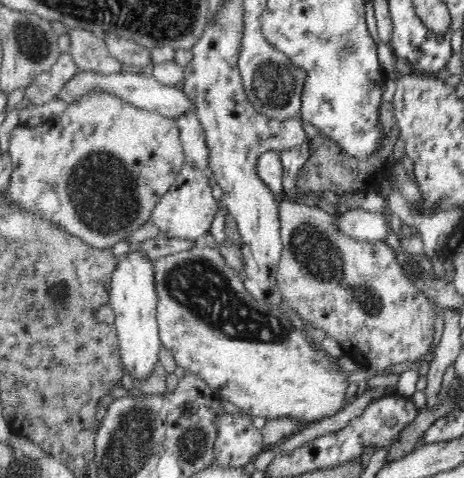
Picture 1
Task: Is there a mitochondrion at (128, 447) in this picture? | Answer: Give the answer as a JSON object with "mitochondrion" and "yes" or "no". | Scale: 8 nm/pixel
{"mitochondrion":"yes"}

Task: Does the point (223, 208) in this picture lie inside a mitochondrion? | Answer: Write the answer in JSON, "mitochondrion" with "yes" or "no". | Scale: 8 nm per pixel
{"mitochondrion":"no"}

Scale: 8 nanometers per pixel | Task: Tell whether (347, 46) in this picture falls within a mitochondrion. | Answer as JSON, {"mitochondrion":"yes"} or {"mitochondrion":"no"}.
{"mitochondrion":"yes"}

